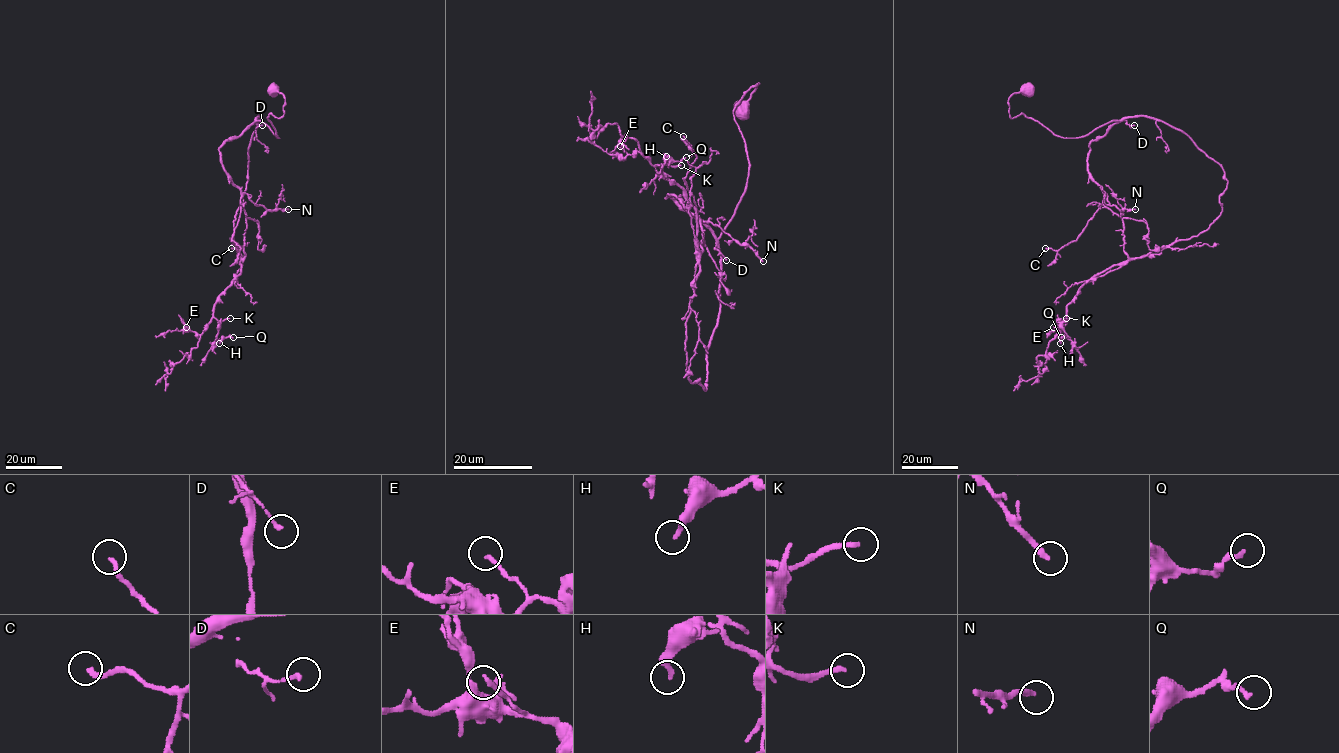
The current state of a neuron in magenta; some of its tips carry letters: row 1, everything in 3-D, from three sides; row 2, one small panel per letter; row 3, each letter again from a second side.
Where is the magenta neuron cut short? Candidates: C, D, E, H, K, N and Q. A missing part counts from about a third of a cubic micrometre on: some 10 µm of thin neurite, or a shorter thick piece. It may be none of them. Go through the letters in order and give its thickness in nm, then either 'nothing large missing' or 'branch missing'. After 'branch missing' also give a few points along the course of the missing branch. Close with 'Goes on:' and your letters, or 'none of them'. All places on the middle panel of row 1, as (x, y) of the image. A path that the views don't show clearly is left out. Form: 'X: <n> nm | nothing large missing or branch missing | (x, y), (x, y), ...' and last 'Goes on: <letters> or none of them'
C: 200 nm | branch missing
D: 170 nm | nothing large missing
E: 170 nm | nothing large missing
H: 240 nm | nothing large missing
K: 200 nm | branch missing
N: 240 nm | nothing large missing
Q: 190 nm | nothing large missing
Goes on: C, K

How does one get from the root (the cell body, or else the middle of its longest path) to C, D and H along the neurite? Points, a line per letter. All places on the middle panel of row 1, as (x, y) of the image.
C: (742, 109), (758, 83), (733, 110), (749, 175), (717, 238), (666, 198), (697, 217), (683, 136)
D: (742, 109), (758, 83), (733, 110), (745, 142), (749, 175), (745, 192), (714, 248), (726, 260)
H: (742, 109), (758, 83), (733, 110), (749, 175), (721, 234), (666, 198), (697, 217), (701, 252), (666, 156)

